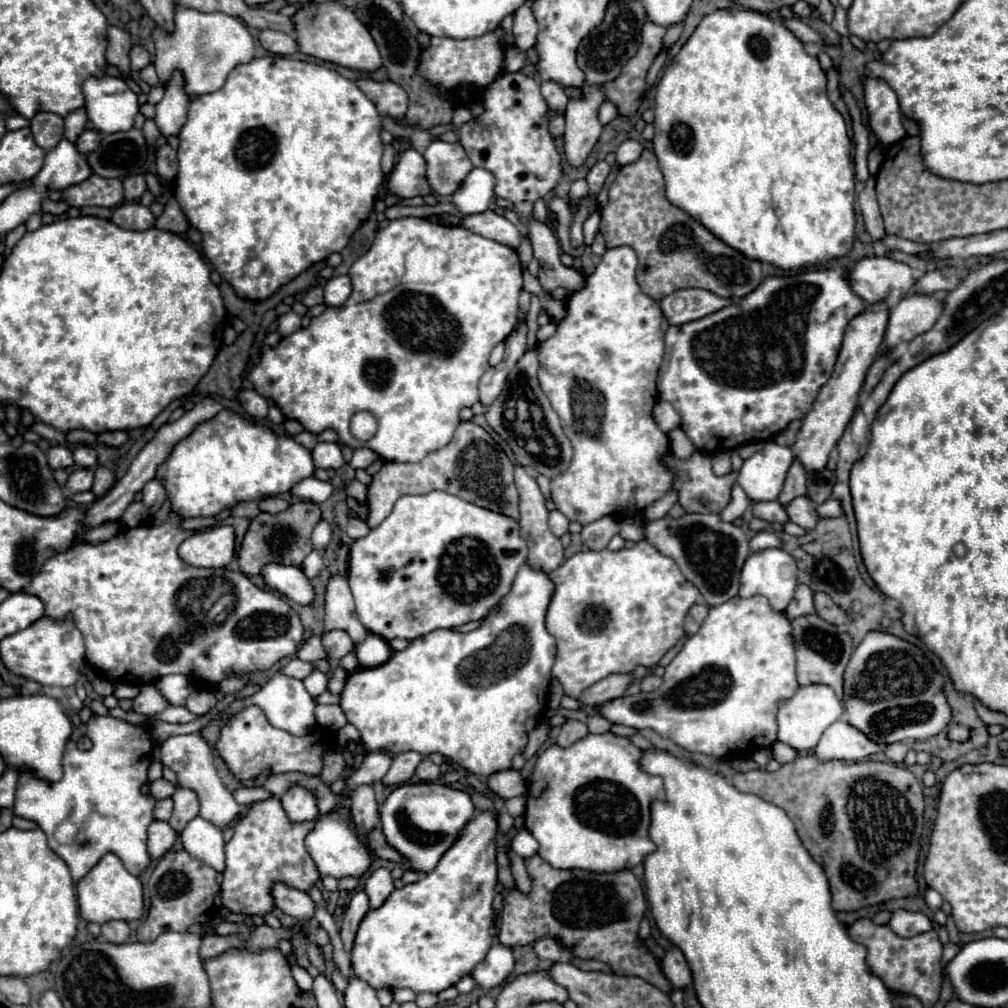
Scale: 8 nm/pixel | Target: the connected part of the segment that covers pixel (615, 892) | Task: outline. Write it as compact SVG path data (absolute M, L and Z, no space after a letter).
M538 854L524 860L528 876L532 878L532 890L528 894L522 894L520 890L510 890L502 916L500 916L500 934L498 940L506 946L526 946L532 944L540 936L552 936L560 938L566 948L578 958L596 958L600 962L610 964L618 974L624 976L640 976L646 982L654 984L656 988L664 992L672 992L670 982L662 974L658 962L652 958L652 954L646 950L646 946L638 938L638 926L646 912L646 898L642 892L642 884L630 870L612 872L612 874L598 874L598 872L586 872L586 870L556 870L550 864L546 864Z

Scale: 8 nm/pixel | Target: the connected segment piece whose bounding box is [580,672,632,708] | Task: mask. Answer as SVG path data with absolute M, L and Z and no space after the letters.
M632 672L628 674L614 674L614 676L606 676L604 680L596 682L594 686L590 686L588 690L584 690L584 694L580 696L580 704L588 704L588 706L598 706L602 702L614 700L624 696L624 692L628 690L632 682Z

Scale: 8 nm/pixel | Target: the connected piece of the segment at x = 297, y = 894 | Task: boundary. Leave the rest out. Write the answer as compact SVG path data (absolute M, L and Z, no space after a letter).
M274 882L270 894L274 898L274 904L288 916L296 918L300 924L306 924L314 918L314 902L306 892L290 888L284 882Z

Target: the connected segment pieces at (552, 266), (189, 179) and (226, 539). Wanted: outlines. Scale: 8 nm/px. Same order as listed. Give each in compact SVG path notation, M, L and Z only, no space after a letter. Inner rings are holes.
M530 220L528 224L532 248L534 248L534 258L540 262L540 274L538 280L548 296L552 296L552 290L556 288L568 288L570 292L576 292L584 286L584 278L574 270L568 268L560 262L560 252L558 252L558 240L554 238L552 230L538 222Z
M266 56L256 58L248 64L238 64L228 76L228 82L210 94L202 94L190 102L188 122L180 132L180 148L178 148L178 176L174 180L174 196L180 202L188 222L204 234L204 254L216 266L220 276L234 286L234 290L248 300L264 300L272 296L282 284L296 278L300 272L310 268L316 262L322 262L332 252L340 252L354 230L370 216L374 200L378 196L378 186L384 182L384 172L380 166L384 144L380 140L382 120L370 98L348 78L340 76L336 70L314 62L292 60L284 56ZM250 260L256 260L256 266L246 266Z
M216 526L196 532L178 546L178 556L198 568L224 568L234 558L234 528Z

